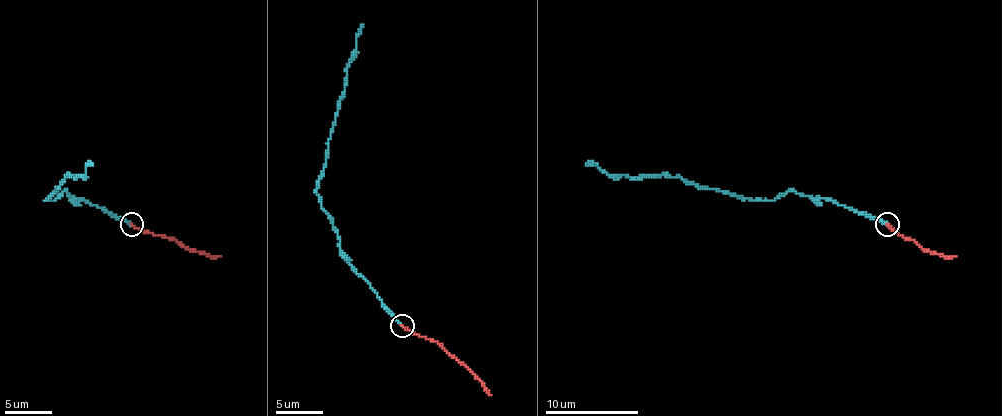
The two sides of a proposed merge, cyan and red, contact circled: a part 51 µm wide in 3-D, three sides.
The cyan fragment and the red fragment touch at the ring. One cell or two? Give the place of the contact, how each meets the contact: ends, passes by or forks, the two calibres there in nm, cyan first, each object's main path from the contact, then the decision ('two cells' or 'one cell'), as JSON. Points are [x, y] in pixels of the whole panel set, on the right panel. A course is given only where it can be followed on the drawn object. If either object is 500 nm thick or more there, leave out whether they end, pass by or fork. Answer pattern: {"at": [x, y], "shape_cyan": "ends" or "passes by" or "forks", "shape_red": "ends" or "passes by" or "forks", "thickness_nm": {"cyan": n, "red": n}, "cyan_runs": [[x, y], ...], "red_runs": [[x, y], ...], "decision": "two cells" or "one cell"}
{"at": [887, 224], "shape_cyan": "ends", "shape_red": "ends", "thickness_nm": {"cyan": 170, "red": 170}, "cyan_runs": [[886, 223], [833, 200], [788, 191], [772, 200], [754, 200], [700, 189], [679, 177], [607, 175], [586, 163]], "red_runs": [[886, 223], [924, 249], [956, 256]], "decision": "two cells"}

